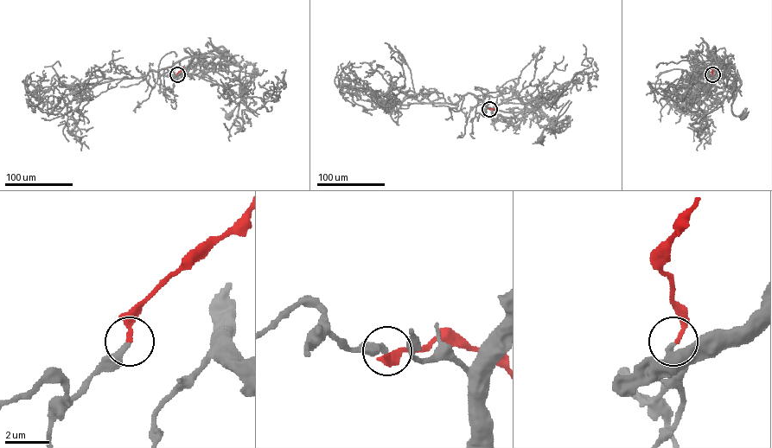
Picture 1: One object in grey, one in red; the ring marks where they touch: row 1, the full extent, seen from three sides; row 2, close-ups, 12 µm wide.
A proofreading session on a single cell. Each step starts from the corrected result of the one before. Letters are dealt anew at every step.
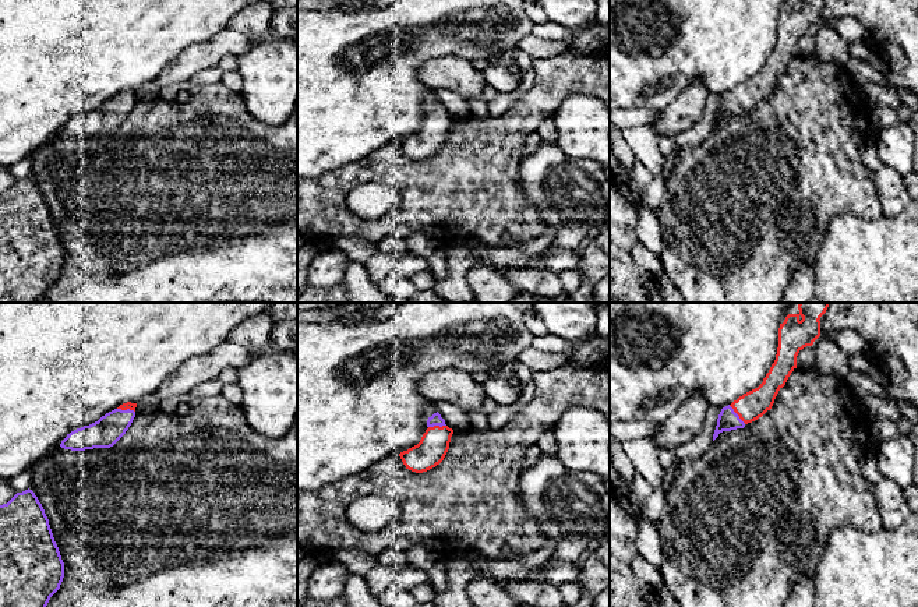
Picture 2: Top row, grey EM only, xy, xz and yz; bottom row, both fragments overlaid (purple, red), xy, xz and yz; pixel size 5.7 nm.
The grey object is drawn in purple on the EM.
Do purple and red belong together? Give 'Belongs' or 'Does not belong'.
Belongs

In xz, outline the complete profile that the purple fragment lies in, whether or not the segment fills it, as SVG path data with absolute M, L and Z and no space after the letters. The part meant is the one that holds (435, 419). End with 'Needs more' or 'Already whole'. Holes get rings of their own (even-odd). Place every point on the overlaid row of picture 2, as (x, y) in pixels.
M438 412L428 417L427 427L417 445L399 454L406 469L416 473L427 472L444 460L453 434Z. Needs more

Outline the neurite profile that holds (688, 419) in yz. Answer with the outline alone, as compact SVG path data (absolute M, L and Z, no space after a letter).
M693 394L660 424L660 430L649 441L657 449L689 442L703 428L709 406L702 394Z

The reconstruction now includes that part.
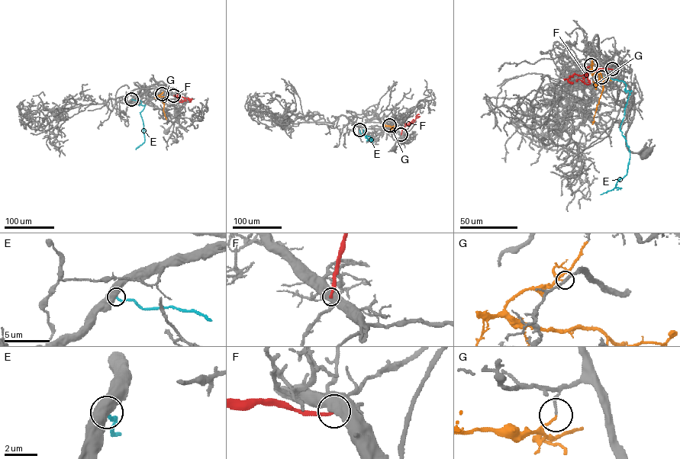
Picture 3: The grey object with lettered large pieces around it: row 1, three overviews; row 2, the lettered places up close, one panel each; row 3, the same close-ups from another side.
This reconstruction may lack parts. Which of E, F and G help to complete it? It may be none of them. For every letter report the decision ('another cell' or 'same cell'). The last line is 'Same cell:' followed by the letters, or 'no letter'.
E: another cell
F: another cell
G: another cell
Same cell: no letter

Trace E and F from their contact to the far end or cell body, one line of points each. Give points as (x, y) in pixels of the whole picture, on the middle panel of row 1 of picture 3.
E: (359, 129), (372, 142), (368, 139), (370, 138), (370, 142), (372, 141), (363, 129)
F: (401, 134), (405, 126), (412, 123), (417, 115), (417, 117)

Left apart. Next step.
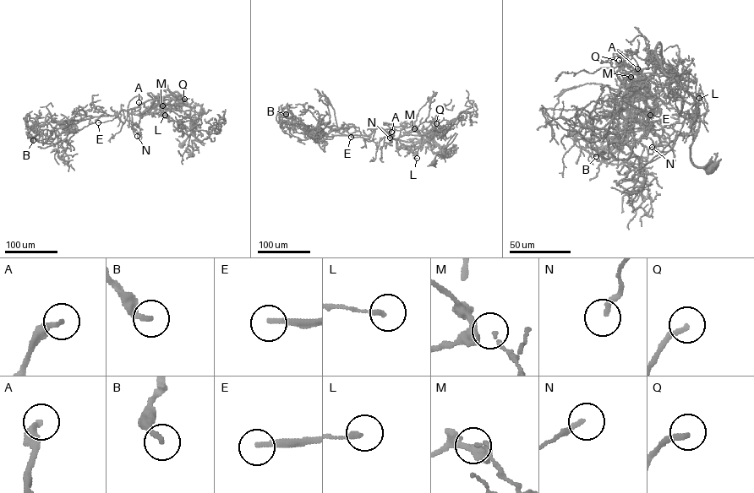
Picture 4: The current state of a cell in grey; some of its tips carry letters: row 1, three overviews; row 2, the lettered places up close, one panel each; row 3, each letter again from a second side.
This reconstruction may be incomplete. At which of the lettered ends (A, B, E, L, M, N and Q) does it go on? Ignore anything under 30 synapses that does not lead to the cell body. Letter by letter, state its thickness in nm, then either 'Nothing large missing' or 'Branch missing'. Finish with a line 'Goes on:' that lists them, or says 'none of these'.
A: Thickness 260 nm. Nothing large missing
B: Thickness 200 nm. Nothing large missing
E: Thickness 200 nm. Branch missing
L: Thickness 180 nm. Nothing large missing
M: Thickness 180 nm. Nothing large missing
N: Thickness 190 nm. Nothing large missing
Q: Thickness 220 nm. Nothing large missing
Goes on: E

